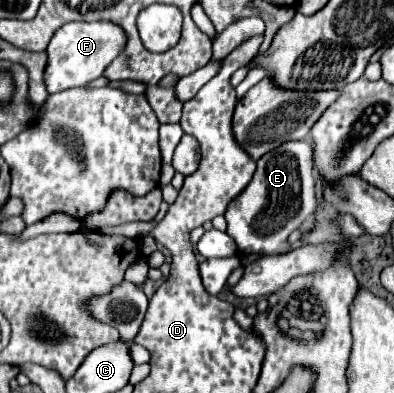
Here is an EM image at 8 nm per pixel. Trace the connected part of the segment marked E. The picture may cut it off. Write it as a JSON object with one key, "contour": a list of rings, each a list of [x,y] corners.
{"contour":[[[308,140],[286,142],[272,152],[264,154],[258,162],[258,168],[248,184],[248,188],[232,200],[228,206],[226,222],[228,234],[238,244],[240,256],[250,254],[284,254],[290,244],[288,234],[300,228],[308,216],[316,210],[316,194],[314,194],[314,174],[312,174],[312,144]]]}

